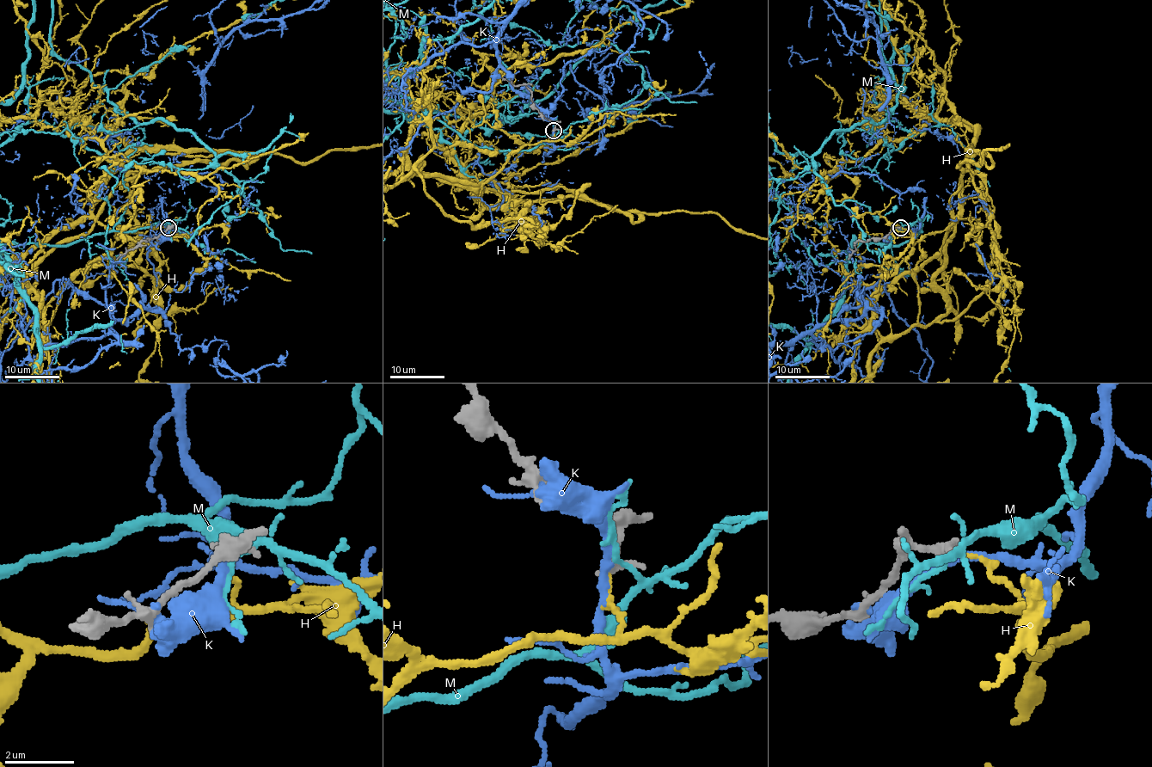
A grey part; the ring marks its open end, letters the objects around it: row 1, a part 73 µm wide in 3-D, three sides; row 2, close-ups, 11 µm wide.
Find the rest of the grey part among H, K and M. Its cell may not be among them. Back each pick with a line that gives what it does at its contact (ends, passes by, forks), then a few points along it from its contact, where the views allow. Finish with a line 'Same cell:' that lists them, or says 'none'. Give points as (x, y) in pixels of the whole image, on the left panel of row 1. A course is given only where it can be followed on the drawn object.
H: it ends there
Same cell: H

